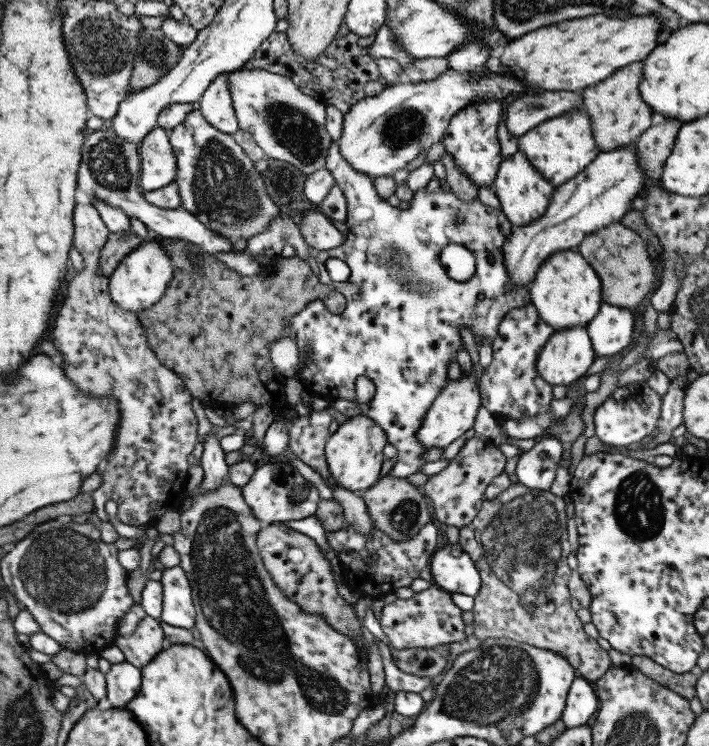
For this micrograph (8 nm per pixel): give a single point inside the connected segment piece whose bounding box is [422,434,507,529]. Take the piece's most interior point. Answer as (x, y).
(455, 494)

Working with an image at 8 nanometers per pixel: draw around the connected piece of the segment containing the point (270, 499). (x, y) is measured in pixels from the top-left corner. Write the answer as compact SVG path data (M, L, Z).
M277 460L274 462L260 461L247 484L241 489L243 500L251 509L253 518L262 525L273 522L287 523L291 520L303 520L313 515L320 498L309 481L303 479L296 470L289 467L289 462Z

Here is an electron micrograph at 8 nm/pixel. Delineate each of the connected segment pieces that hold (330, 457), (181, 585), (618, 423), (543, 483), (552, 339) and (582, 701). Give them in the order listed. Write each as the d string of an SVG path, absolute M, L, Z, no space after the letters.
M359 414L347 418L339 424L335 432L328 435L324 444L324 457L329 474L334 478L333 482L353 492L373 486L379 478L379 469L384 458L381 450L385 444L388 444L385 433L367 415Z
M179 566L165 568L161 572L159 584L163 592L159 622L190 630L194 627L195 611L191 588L183 570Z
M645 381L617 387L603 402L596 406L592 415L594 435L610 446L629 446L647 436L658 422L660 396Z
M545 435L534 442L530 450L523 451L516 462L515 478L530 489L549 490L555 468L561 459L561 443L553 436Z
M582 326L554 330L537 355L536 369L548 385L570 385L587 372L596 358Z
M575 676L569 685L560 716L566 728L590 723L598 709L598 700L592 682Z

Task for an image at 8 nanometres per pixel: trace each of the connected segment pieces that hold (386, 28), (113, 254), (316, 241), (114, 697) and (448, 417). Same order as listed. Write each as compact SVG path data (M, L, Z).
M383 23L374 35L373 43L367 48L367 54L371 56L371 60L391 58L399 62L401 70L405 69L409 62L413 62L414 59L407 52L403 52L399 42L393 38L394 32L387 23Z
M130 231L108 233L107 240L100 250L98 273L108 277L118 262L142 242L139 236Z
M318 210L303 214L301 224L297 226L303 240L315 250L324 251L337 248L344 239L330 220Z
M127 662L111 664L109 671L104 674L110 707L123 709L140 689L140 678L140 670Z
M461 371L460 378L447 381L447 384L433 399L419 425L418 432L416 432L418 441L424 446L425 450L429 448L445 448L455 438L459 438L465 430L472 428L475 413L479 407L480 394L478 386L475 384L475 375L473 373L466 375Z

